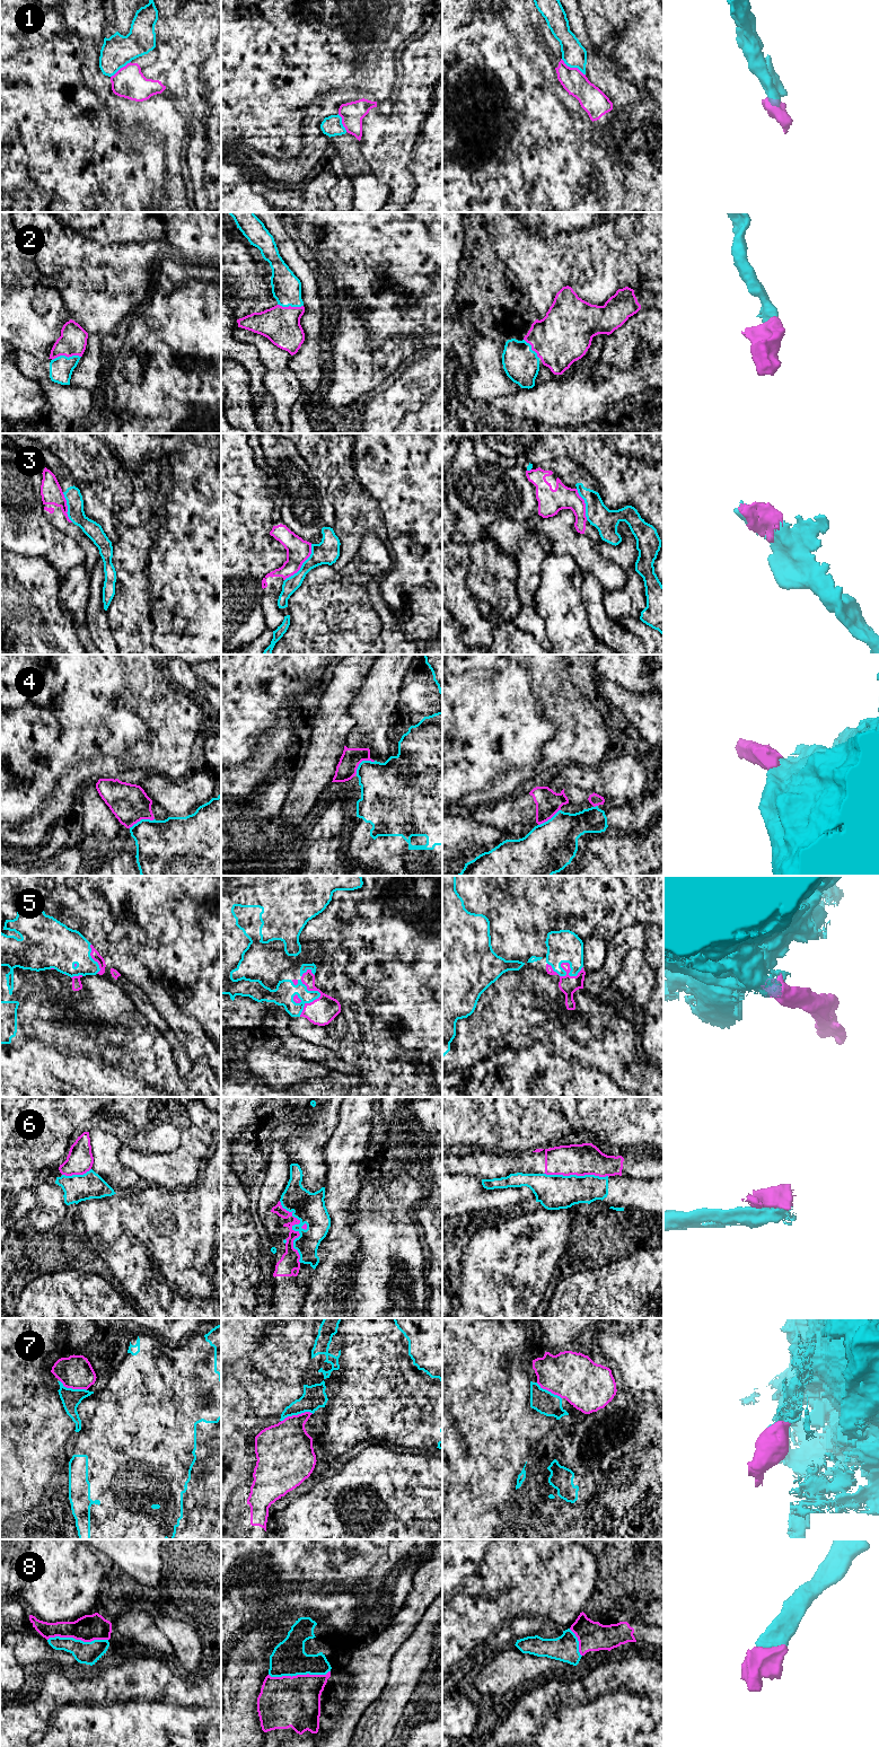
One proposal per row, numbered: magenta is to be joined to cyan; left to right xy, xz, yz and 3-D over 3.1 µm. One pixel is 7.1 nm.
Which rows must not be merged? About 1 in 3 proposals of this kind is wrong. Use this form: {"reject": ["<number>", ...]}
{"reject": ["1", "3", "4", "6", "7"]}

